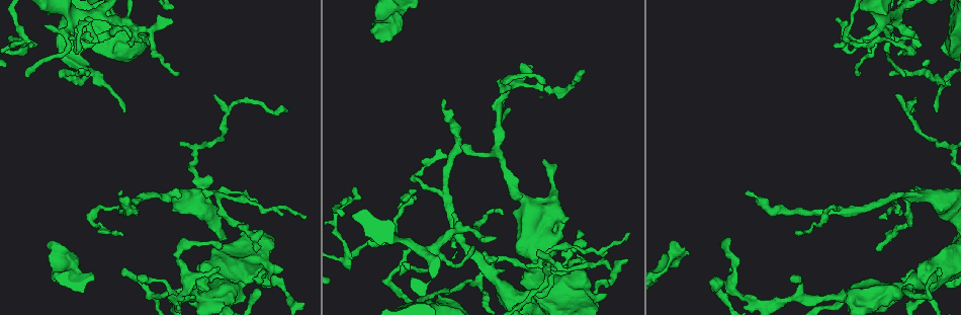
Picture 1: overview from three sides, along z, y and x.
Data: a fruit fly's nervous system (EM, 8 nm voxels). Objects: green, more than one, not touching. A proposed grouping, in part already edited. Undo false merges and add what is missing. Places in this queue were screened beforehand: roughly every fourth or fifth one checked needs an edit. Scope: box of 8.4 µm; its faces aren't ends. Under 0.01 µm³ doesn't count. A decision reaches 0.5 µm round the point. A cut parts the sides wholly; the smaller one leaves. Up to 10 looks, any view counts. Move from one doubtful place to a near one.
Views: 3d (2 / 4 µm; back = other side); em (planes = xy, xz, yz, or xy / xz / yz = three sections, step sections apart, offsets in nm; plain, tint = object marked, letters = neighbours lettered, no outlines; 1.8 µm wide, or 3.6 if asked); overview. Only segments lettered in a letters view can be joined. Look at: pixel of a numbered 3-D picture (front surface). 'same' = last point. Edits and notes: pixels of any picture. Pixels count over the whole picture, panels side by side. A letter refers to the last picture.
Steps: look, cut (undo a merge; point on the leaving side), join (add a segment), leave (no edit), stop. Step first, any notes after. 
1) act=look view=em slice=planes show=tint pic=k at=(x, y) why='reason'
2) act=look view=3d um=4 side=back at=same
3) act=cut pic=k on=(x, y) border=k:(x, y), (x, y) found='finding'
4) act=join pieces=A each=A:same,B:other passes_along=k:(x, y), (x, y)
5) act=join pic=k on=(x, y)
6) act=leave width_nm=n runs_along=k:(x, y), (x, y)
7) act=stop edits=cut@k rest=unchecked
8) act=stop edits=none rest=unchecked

act=look view=3d um=2 pic=1 at=(30, 45) why='an open end'

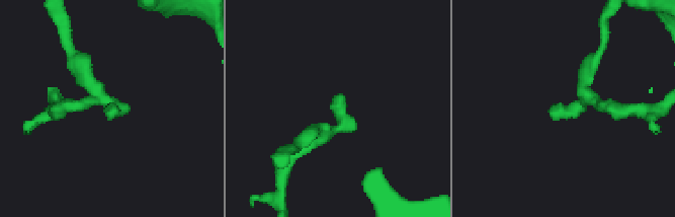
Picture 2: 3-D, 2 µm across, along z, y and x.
act=look view=em slice=planes show=letters pic=2 at=(337, 95) why='shape alone is not enough'

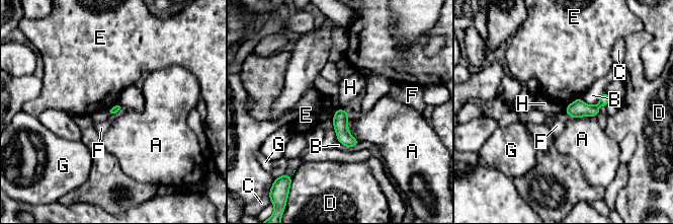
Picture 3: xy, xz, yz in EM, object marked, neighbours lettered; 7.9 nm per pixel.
act=leave longest_contact=A:260nm each=A:other,B:other,C:other,D:other,E:other,F:other,G:other,H:other border=3:(580, 96), (565, 109) found='no lettered segment goes on from it'

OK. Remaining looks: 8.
act=look view=em slice=planes show=letters pic=1 at=(901, 96) why='tapers out'

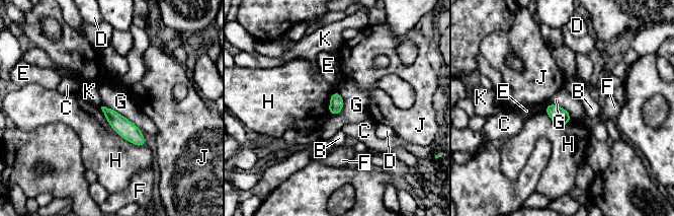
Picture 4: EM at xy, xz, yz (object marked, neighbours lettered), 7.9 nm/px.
act=leave each=B:other,C:other,D:other,E:other,F:other,G:other,H:other,J:other,K:other border=4:(101, 105), (117, 112), (141, 132) found='no lettered segment goes on from it'

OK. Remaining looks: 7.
act=look view=em slice=yz step=16 show=tint pic=1 at=(443, 98) why='branch stops here'

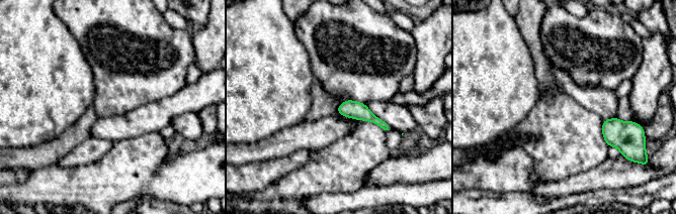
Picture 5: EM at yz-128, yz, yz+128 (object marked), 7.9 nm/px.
act=look view=em slice=planes show=letters at=same

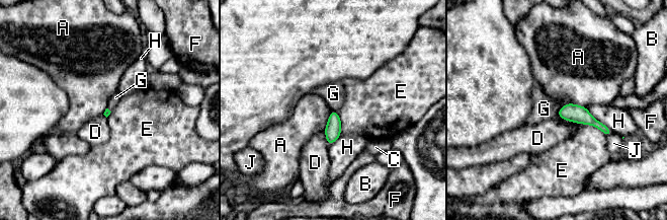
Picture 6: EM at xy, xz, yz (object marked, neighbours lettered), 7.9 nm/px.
act=leave each=A:other,B:other,C:other,D:other,E:other,F:other,G:other,H:other,J:other border=6:(560, 108), (557, 115) found='no lettered segment goes on from it'

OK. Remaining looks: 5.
act=look view=3d um=2 pic=1 at=(896, 289) why='thick turns thin'

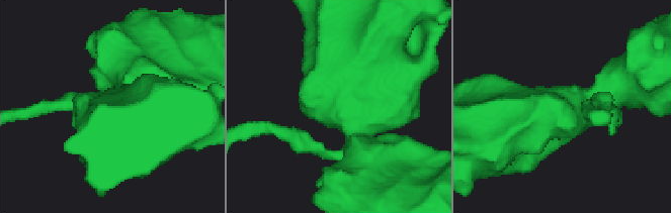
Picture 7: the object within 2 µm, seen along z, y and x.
act=look view=em slice=planes show=letters pic=7 at=(568, 108)

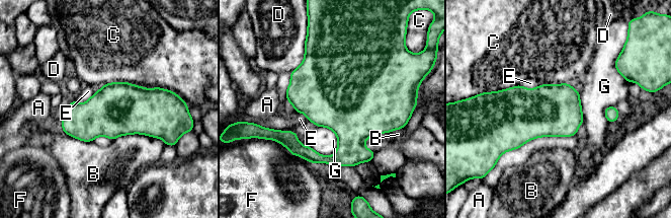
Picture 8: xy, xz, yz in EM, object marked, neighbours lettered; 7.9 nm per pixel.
act=leave each=A:other,B:other,C:other,D:other,E:other,F:other,G:other border=8:(264, 127), (292, 132) found='one neuron here'

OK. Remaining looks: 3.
act=stop edits=none rest=unchecked

